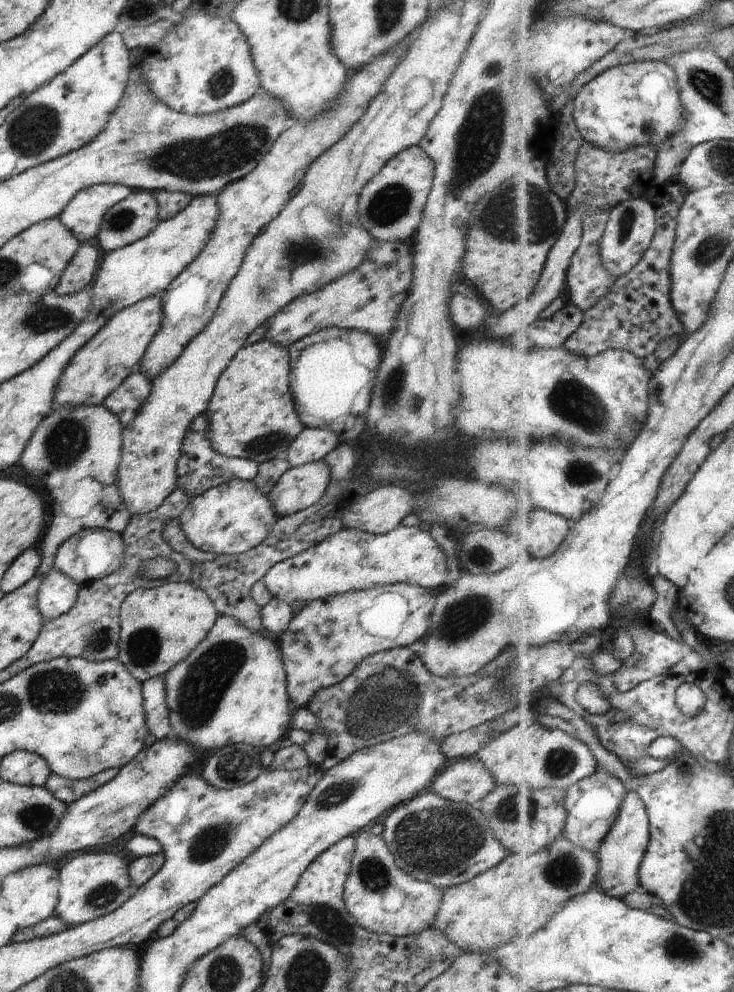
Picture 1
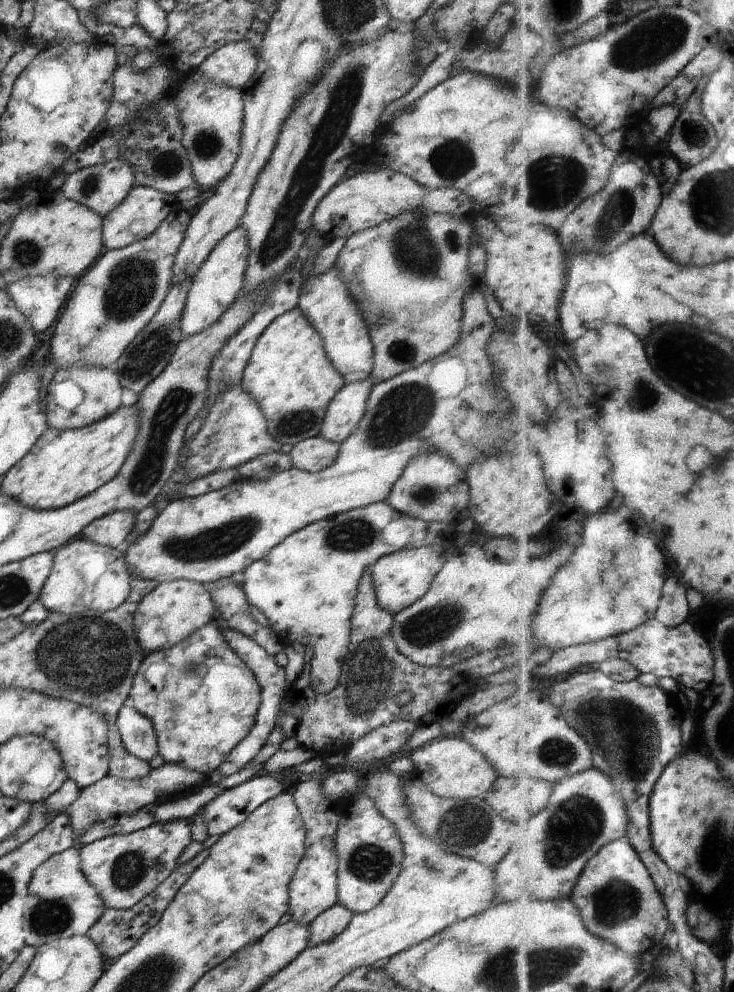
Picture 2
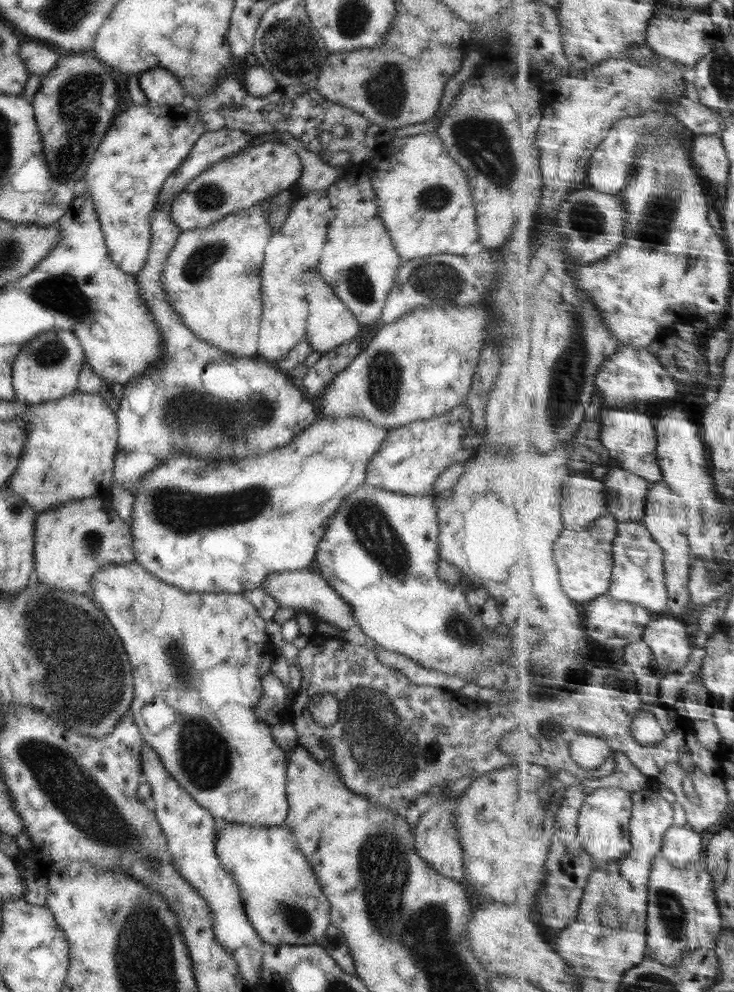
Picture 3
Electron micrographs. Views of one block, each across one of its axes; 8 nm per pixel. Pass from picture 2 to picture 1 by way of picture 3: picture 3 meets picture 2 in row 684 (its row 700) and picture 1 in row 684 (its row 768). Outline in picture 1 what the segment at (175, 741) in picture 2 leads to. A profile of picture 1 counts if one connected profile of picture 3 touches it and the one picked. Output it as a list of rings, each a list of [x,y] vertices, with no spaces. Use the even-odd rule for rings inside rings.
[[[219,615],[214,626],[210,629],[208,636],[205,636],[205,639],[188,655],[186,660],[183,660],[174,666],[174,668],[171,668],[163,678],[166,687],[166,704],[168,705],[169,719],[173,731],[182,740],[185,740],[193,747],[196,747],[197,750],[200,750],[205,756],[216,749],[232,743],[246,743],[247,745],[258,748],[260,751],[266,748],[275,748],[283,742],[283,738],[287,736],[292,729],[291,718],[293,717],[292,712],[294,708],[292,708],[291,700],[288,696],[287,674],[284,670],[284,663],[277,638],[268,635],[265,631],[262,633],[254,632],[246,628],[244,624],[234,617]]]

